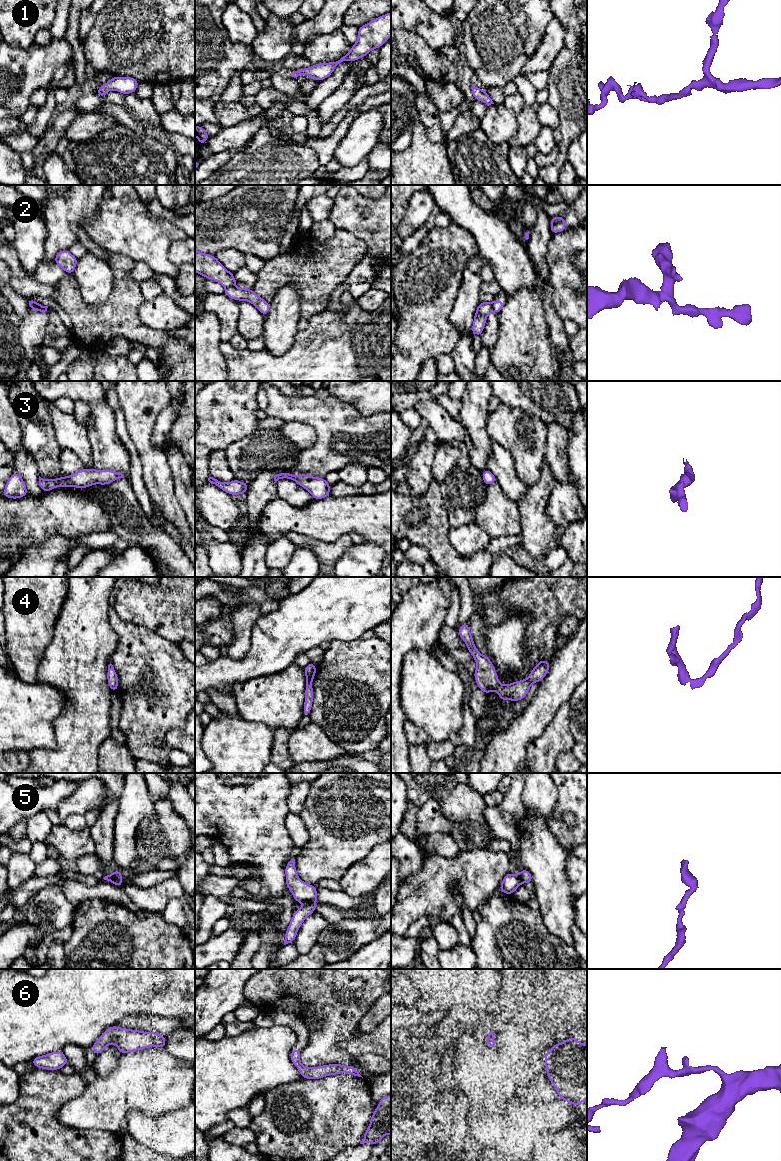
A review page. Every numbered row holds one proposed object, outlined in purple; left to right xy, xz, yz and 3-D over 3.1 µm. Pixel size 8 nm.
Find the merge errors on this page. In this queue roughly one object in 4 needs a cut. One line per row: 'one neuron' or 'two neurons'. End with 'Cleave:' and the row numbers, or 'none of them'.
1: one neuron
2: two neurons
3: one neuron
4: one neuron
5: two neurons
6: one neuron
Cleave: 2, 5

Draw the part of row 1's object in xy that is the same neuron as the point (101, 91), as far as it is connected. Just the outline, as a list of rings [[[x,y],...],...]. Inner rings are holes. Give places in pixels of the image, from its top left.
[[[113,76],[112,79],[106,82],[103,86],[97,89],[97,95],[103,98],[109,90],[115,90],[123,95],[134,93],[140,82],[133,77],[117,77]]]

